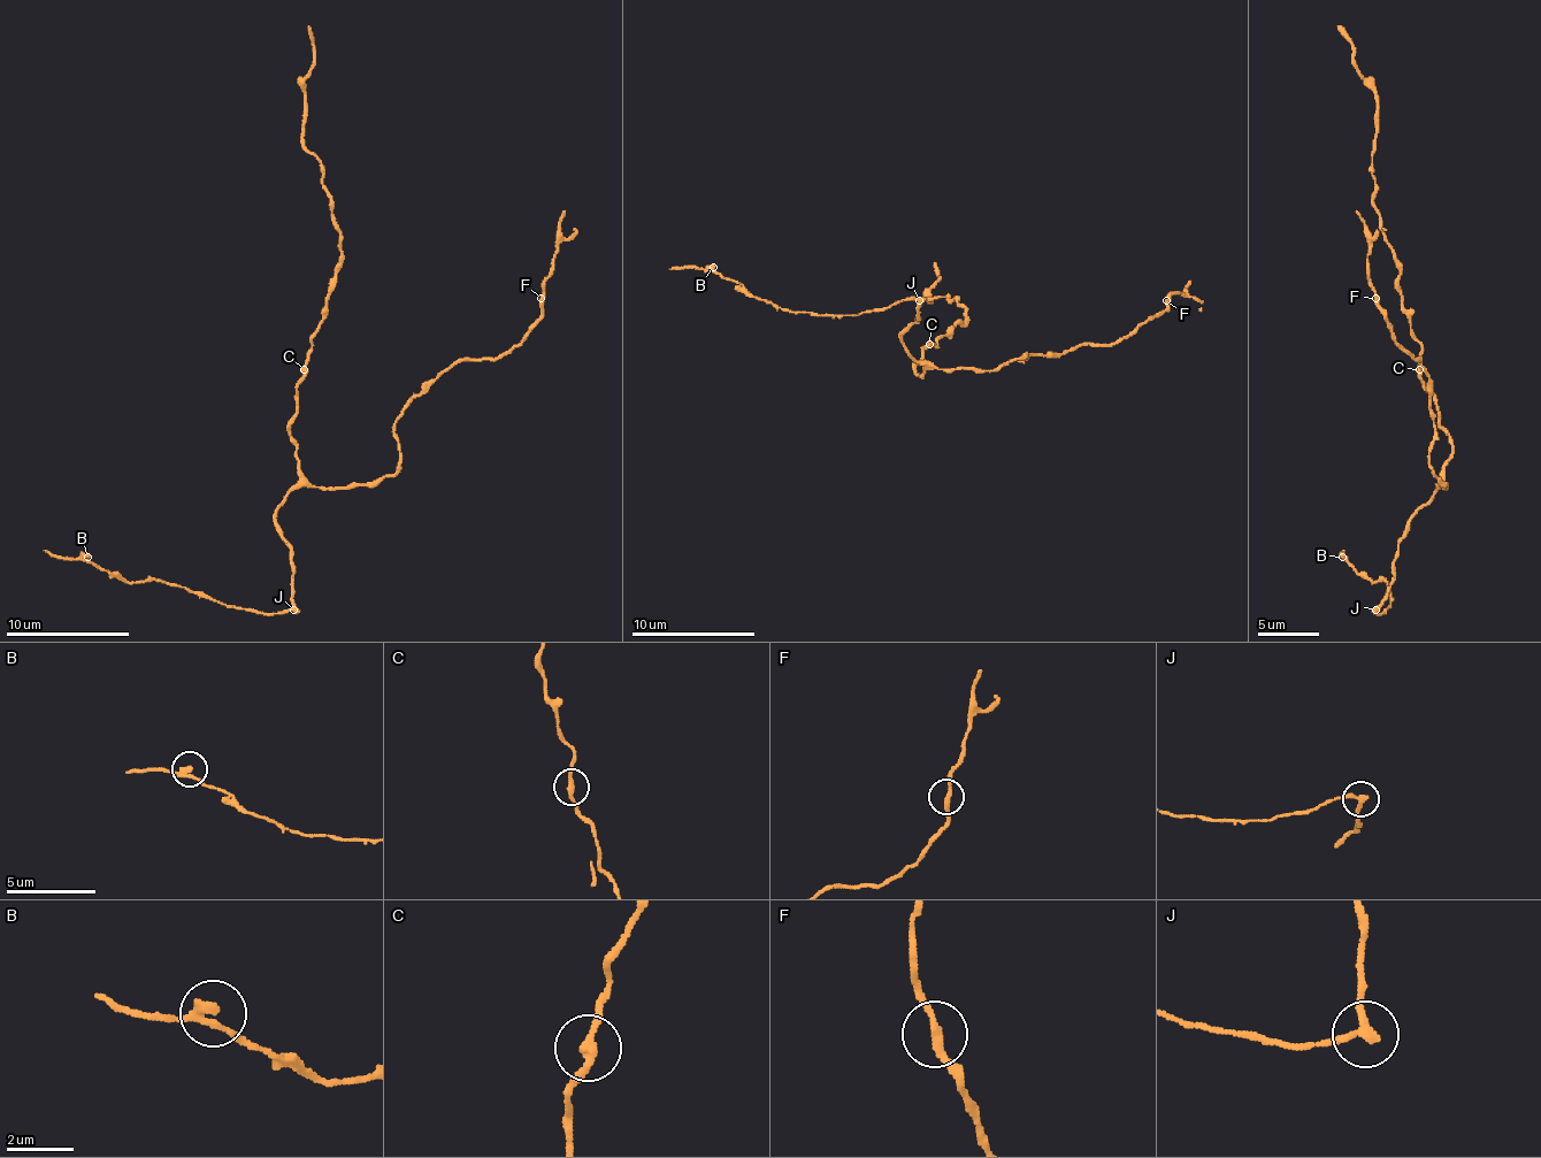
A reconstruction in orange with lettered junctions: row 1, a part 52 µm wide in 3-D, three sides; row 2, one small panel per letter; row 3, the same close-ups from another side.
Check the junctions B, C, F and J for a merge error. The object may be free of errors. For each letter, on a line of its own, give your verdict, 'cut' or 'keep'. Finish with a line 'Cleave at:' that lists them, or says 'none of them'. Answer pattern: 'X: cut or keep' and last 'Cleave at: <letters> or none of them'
B: keep
C: keep
F: keep
J: keep
Cleave at: none of them

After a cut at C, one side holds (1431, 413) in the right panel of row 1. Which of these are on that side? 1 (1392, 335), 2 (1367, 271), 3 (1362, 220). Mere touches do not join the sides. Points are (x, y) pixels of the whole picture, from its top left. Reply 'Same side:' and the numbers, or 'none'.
Same side: 1, 2, 3

